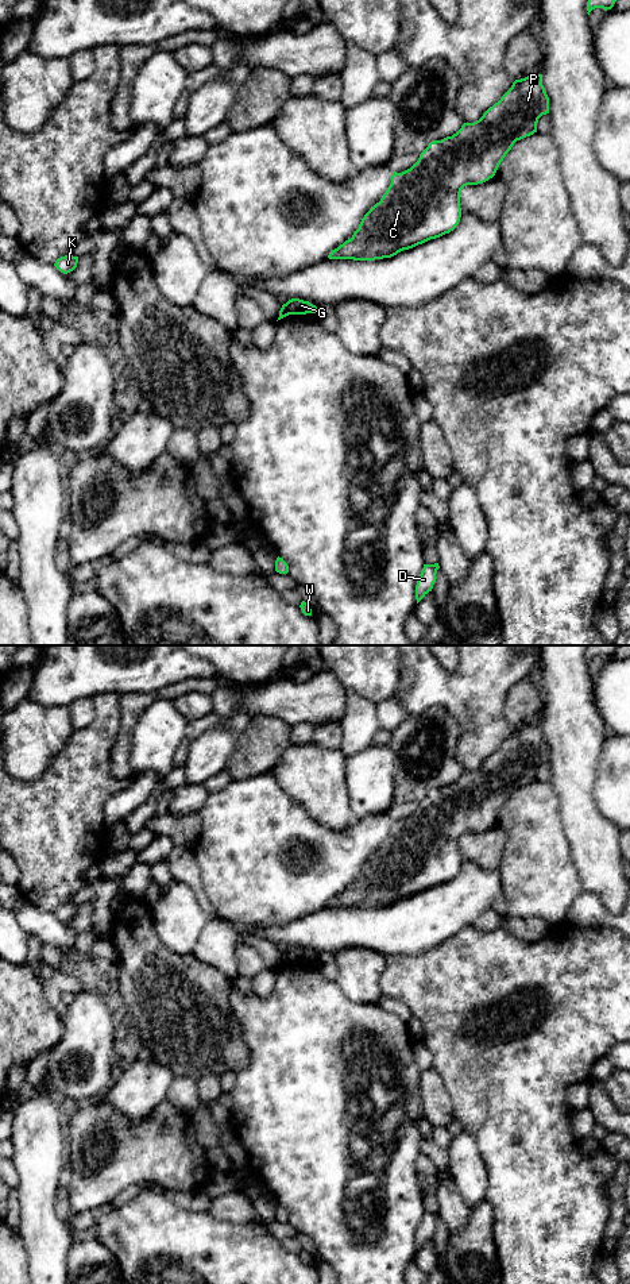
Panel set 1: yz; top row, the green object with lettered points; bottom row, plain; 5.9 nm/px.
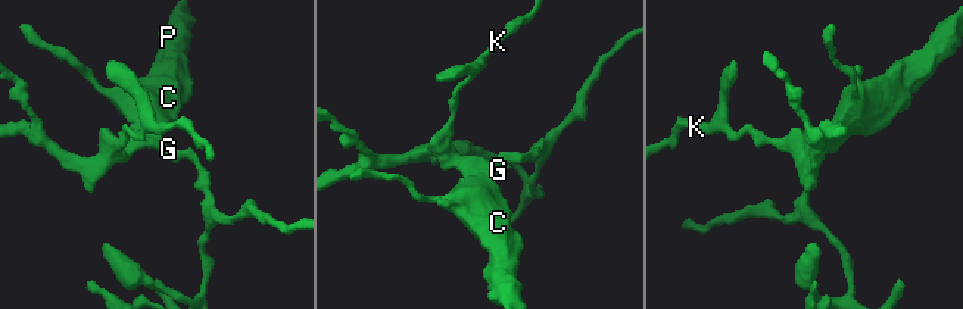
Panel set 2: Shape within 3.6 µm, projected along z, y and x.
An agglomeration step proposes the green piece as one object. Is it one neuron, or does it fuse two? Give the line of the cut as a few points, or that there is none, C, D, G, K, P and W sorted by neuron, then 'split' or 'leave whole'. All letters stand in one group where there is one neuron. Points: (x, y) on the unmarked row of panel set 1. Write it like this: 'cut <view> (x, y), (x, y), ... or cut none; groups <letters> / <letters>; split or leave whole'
cut yz (285, 952), (290, 961); groups C G K P / D W; split

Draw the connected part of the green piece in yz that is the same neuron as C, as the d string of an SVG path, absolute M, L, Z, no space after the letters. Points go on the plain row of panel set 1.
M542 722L515 728L498 751L474 771L464 771L452 784L430 790L418 809L402 821L393 820L386 841L362 867L352 886L328 903L329 907L375 909L391 906L456 876L461 865L460 841L467 833L492 826L517 788L537 780L537 771L549 761Z

